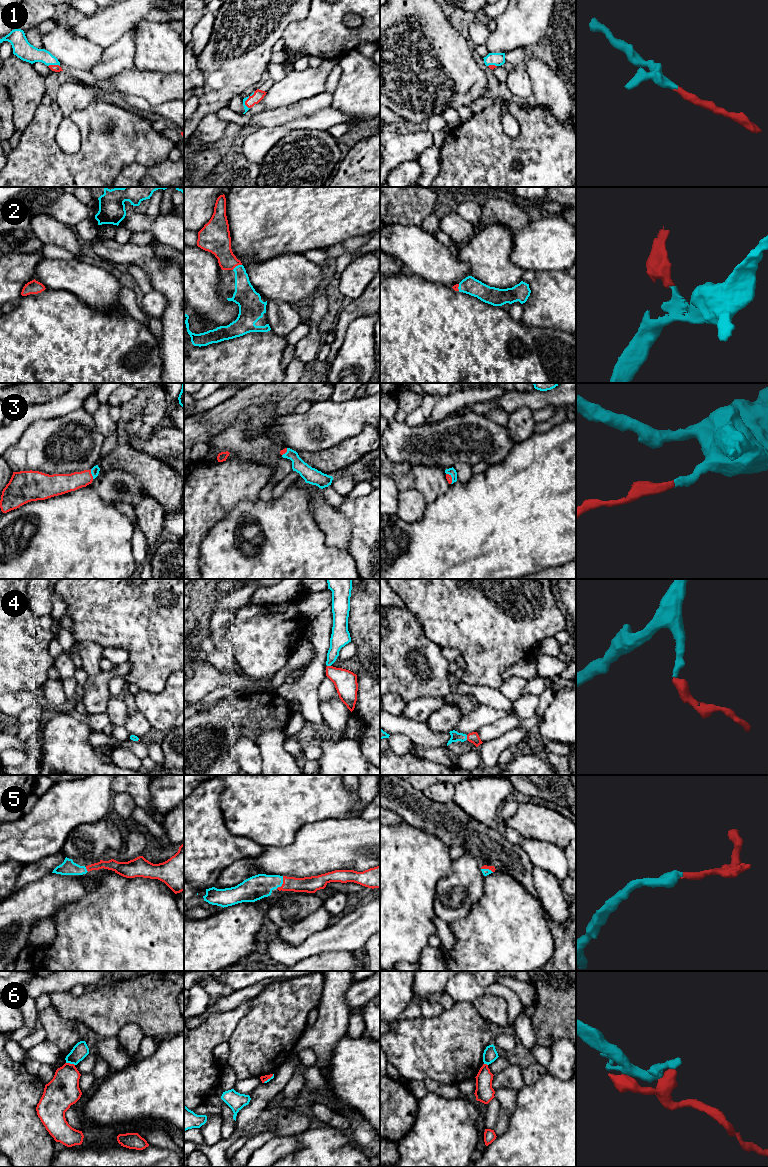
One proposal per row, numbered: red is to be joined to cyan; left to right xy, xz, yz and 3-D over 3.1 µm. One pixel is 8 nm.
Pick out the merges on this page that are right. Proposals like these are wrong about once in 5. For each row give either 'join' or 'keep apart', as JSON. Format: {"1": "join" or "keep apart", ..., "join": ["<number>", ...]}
{"1": "join", "2": "join", "3": "join", "4": "join", "5": "join", "6": "keep apart", "join": ["1", "2", "3", "4", "5"]}

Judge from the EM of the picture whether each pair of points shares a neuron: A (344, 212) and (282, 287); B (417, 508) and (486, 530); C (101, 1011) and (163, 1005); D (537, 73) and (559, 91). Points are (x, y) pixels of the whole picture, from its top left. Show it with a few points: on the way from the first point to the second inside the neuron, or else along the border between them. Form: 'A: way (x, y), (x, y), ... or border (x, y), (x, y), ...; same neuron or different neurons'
A: border (303, 253), (279, 254); different neurons
B: border (427, 504), (424, 515), (419, 520), (403, 521); different neurons
C: way (116, 1006), (148, 1005); same neuron
D: way (542, 78), (554, 90); same neuron

